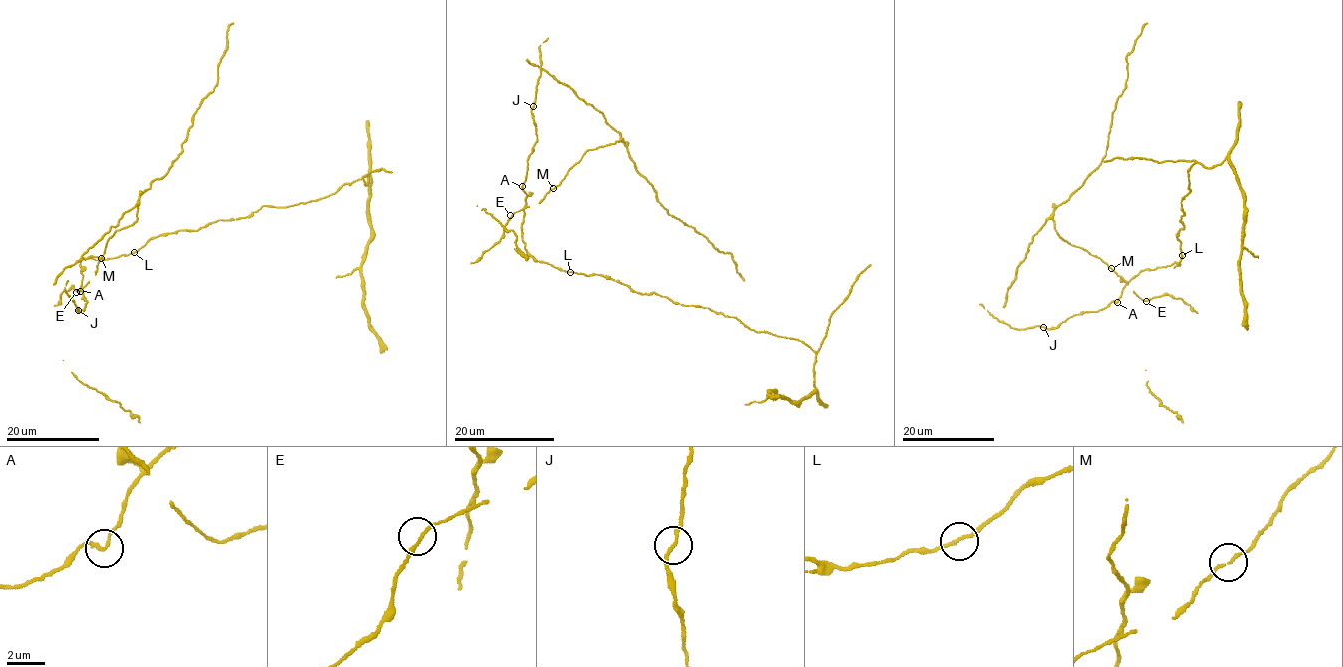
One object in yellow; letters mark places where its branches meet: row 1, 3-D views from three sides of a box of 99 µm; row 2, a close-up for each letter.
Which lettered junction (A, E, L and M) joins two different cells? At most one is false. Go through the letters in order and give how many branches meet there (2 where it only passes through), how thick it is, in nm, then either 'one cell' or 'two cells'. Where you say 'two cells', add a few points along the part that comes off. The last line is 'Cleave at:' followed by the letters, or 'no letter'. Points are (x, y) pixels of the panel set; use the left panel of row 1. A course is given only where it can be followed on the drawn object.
A: 2 branches meet; 150 nm thick; one cell
E: 2 branches meet; 160 nm thick; one cell
L: 2 branches meet; 150 nm thick; one cell
M: 2 branches meet; 140 nm thick; one cell
Cleave at: no letter

